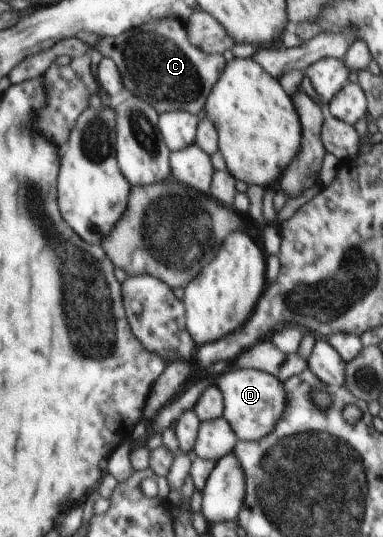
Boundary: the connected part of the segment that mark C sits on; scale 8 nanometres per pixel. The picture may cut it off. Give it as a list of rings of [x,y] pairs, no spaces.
[[[160,19],[127,30],[117,37],[100,37],[97,47],[116,63],[125,88],[160,112],[183,110],[203,115],[212,87],[227,65],[222,55],[206,54],[188,38],[186,23]]]

